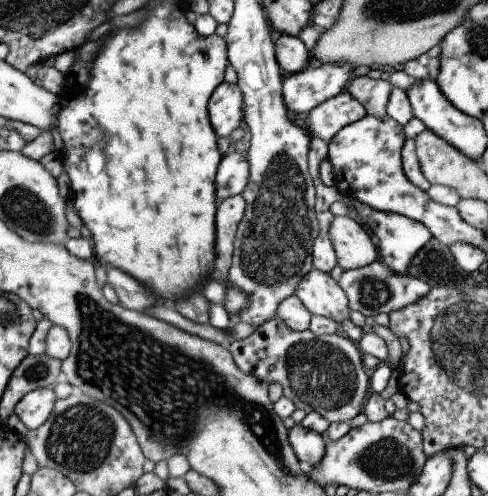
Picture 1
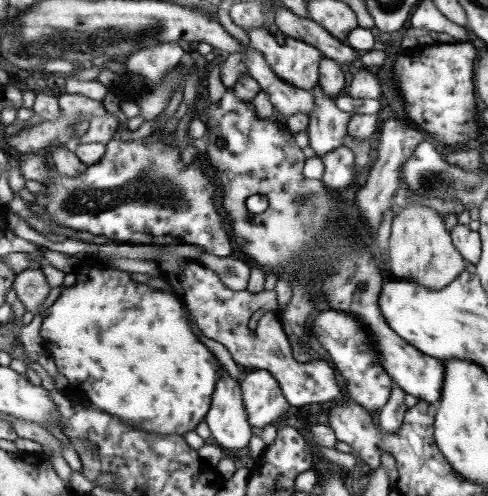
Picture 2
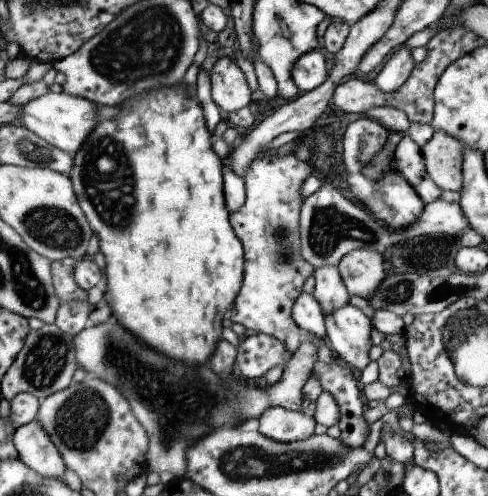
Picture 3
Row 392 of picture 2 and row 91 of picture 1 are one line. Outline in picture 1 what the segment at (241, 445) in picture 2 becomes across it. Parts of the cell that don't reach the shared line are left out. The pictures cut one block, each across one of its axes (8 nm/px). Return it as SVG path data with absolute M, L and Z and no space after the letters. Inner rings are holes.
M223 82L223 86L215 90L215 98L211 98L211 124L219 138L229 138L231 132L241 126L245 98L241 90L239 84Z

